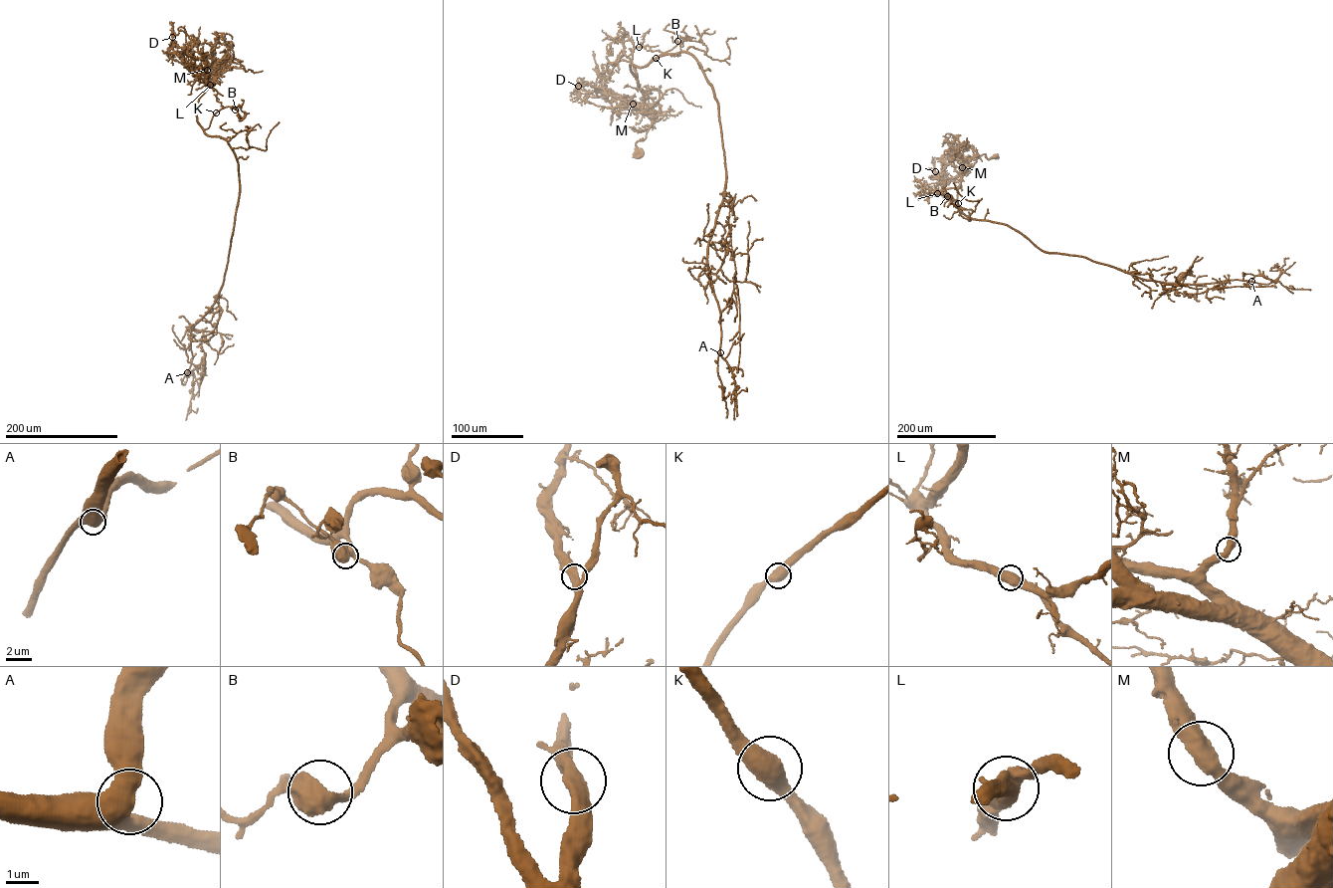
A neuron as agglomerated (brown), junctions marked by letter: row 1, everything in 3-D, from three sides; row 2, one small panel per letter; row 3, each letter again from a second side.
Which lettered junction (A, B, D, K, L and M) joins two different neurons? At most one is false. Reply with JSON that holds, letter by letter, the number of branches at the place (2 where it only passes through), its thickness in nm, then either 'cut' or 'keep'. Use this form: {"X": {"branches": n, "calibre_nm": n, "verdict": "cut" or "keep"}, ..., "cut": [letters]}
{"A": {"branches": 2, "calibre_nm": 600, "verdict": "keep"}, "B": {"branches": 2, "calibre_nm": 600, "verdict": "keep"}, "D": {"branches": 2, "calibre_nm": 500, "verdict": "keep"}, "K": {"branches": 2, "calibre_nm": 600, "verdict": "keep"}, "L": {"branches": 2, "calibre_nm": 650, "verdict": "keep"}, "M": {"branches": 2, "calibre_nm": 550, "verdict": "keep"}, "cut": []}

